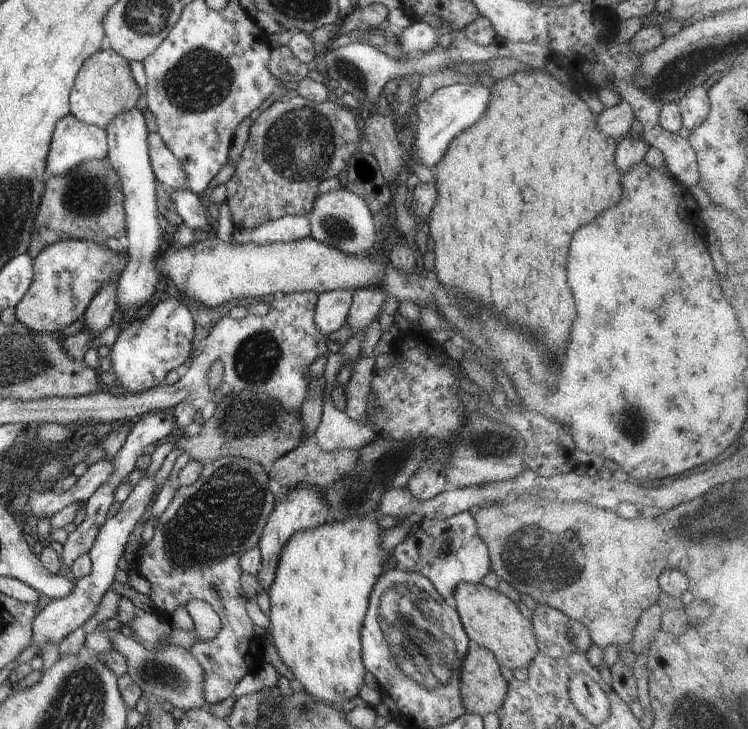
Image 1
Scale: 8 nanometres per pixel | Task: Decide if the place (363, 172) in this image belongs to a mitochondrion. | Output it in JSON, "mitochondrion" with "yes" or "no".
{"mitochondrion":"yes"}

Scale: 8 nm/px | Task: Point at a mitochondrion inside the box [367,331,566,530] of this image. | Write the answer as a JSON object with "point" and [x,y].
{"point":[481,446]}

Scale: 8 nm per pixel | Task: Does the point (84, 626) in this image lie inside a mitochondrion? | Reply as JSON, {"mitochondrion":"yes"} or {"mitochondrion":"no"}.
{"mitochondrion":"no"}

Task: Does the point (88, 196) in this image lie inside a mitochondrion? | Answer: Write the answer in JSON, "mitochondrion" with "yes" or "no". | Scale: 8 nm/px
{"mitochondrion":"yes"}

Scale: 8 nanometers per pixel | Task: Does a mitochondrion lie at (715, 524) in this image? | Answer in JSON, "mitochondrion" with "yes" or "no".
{"mitochondrion":"yes"}

